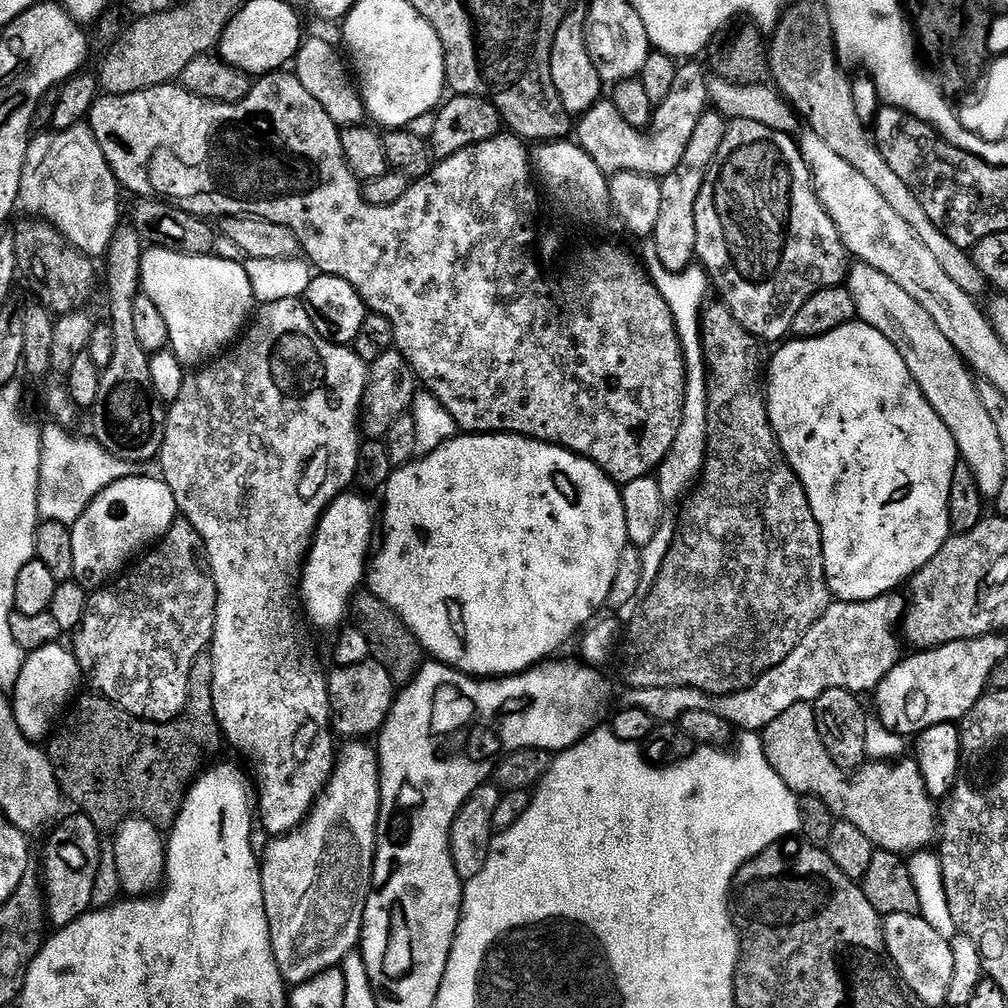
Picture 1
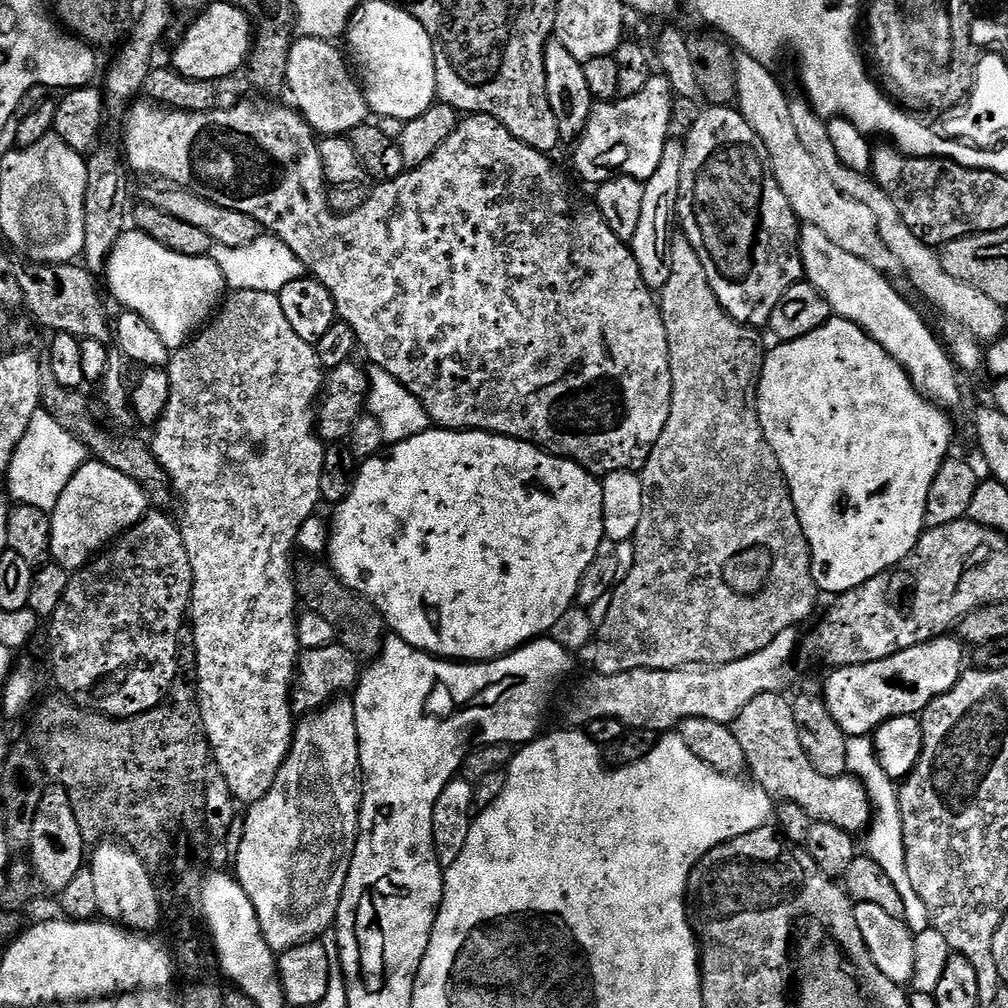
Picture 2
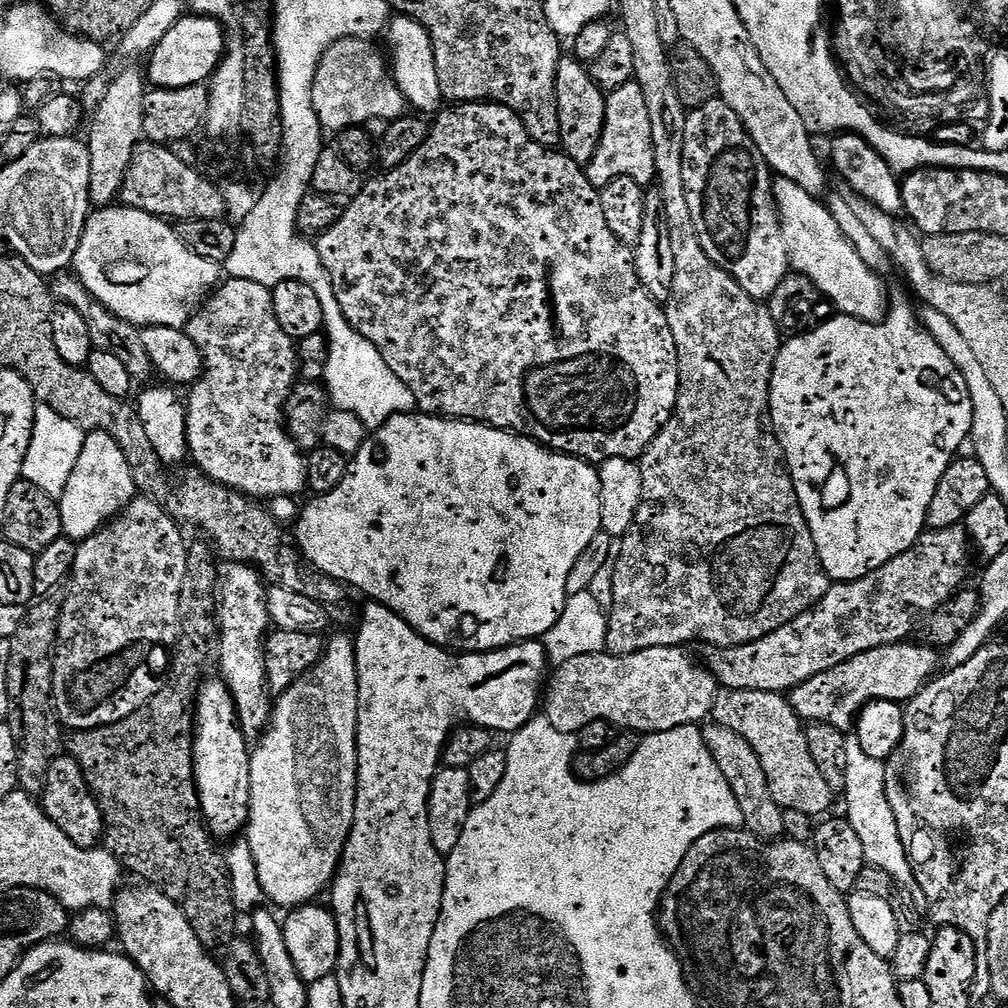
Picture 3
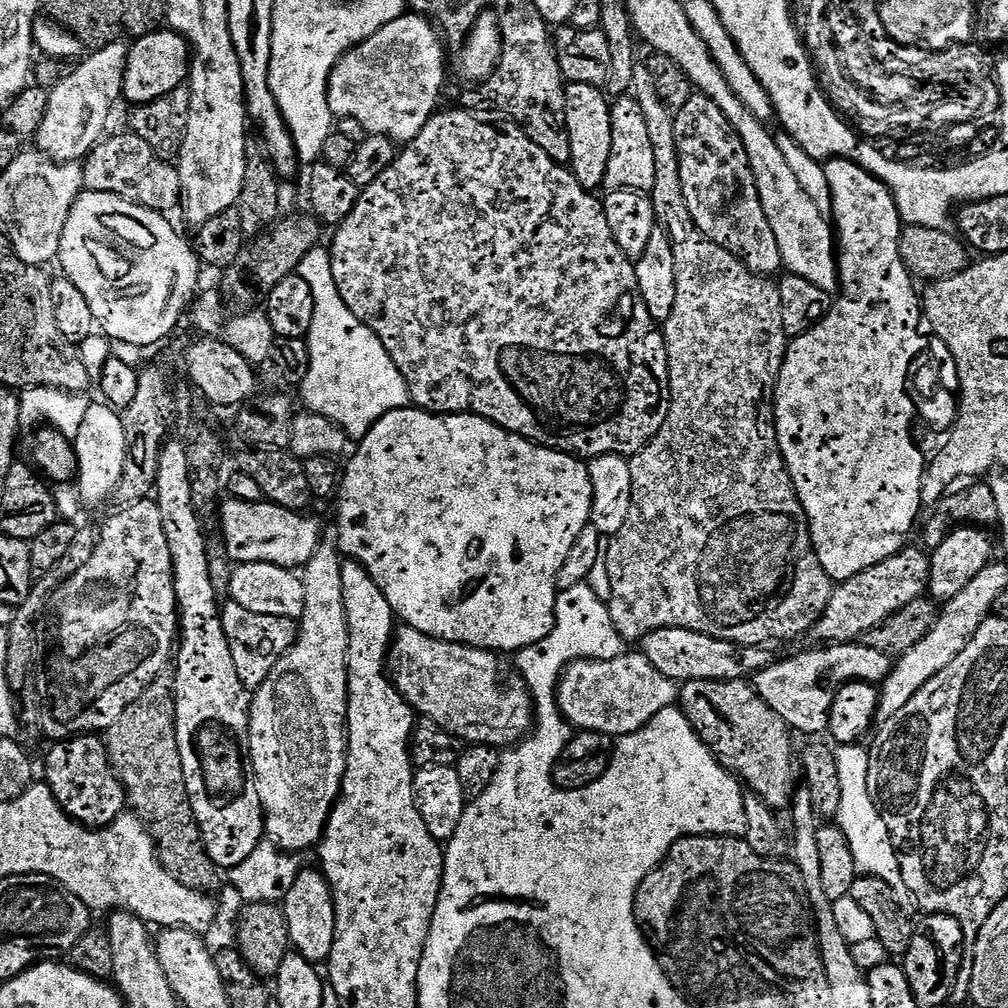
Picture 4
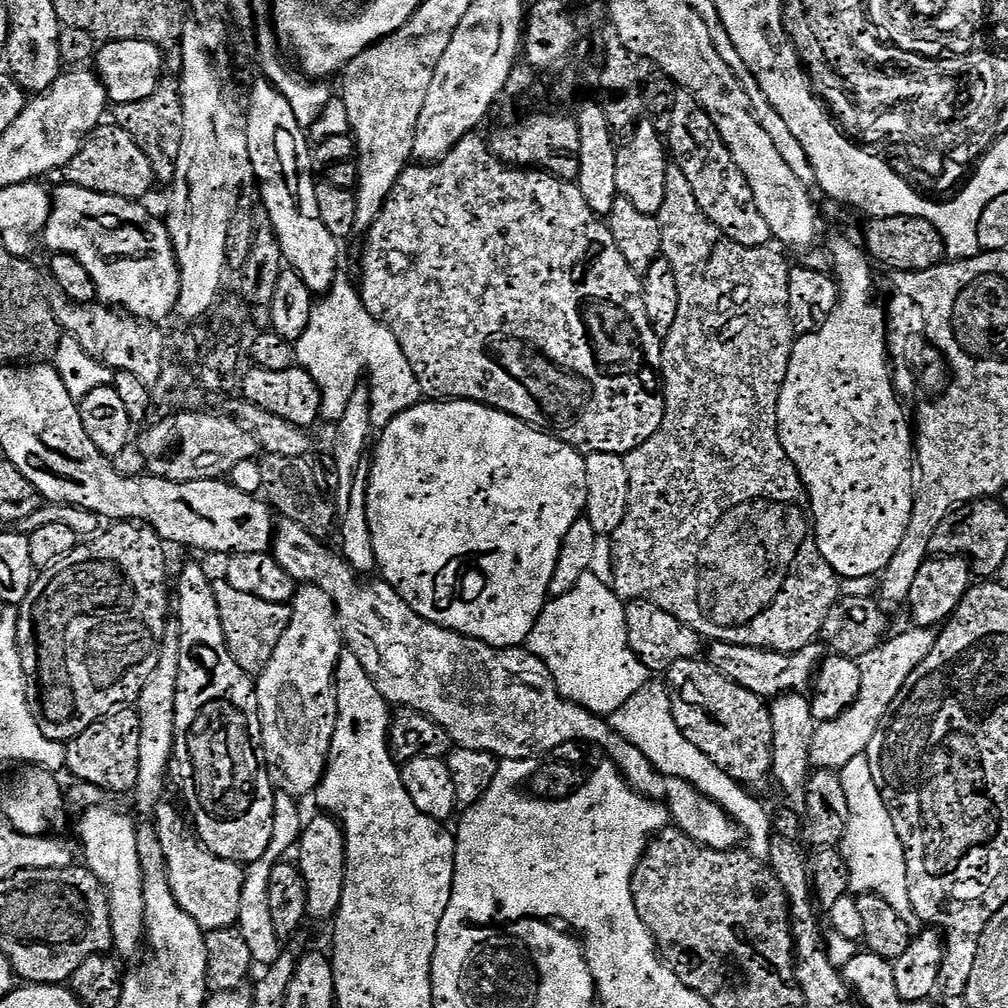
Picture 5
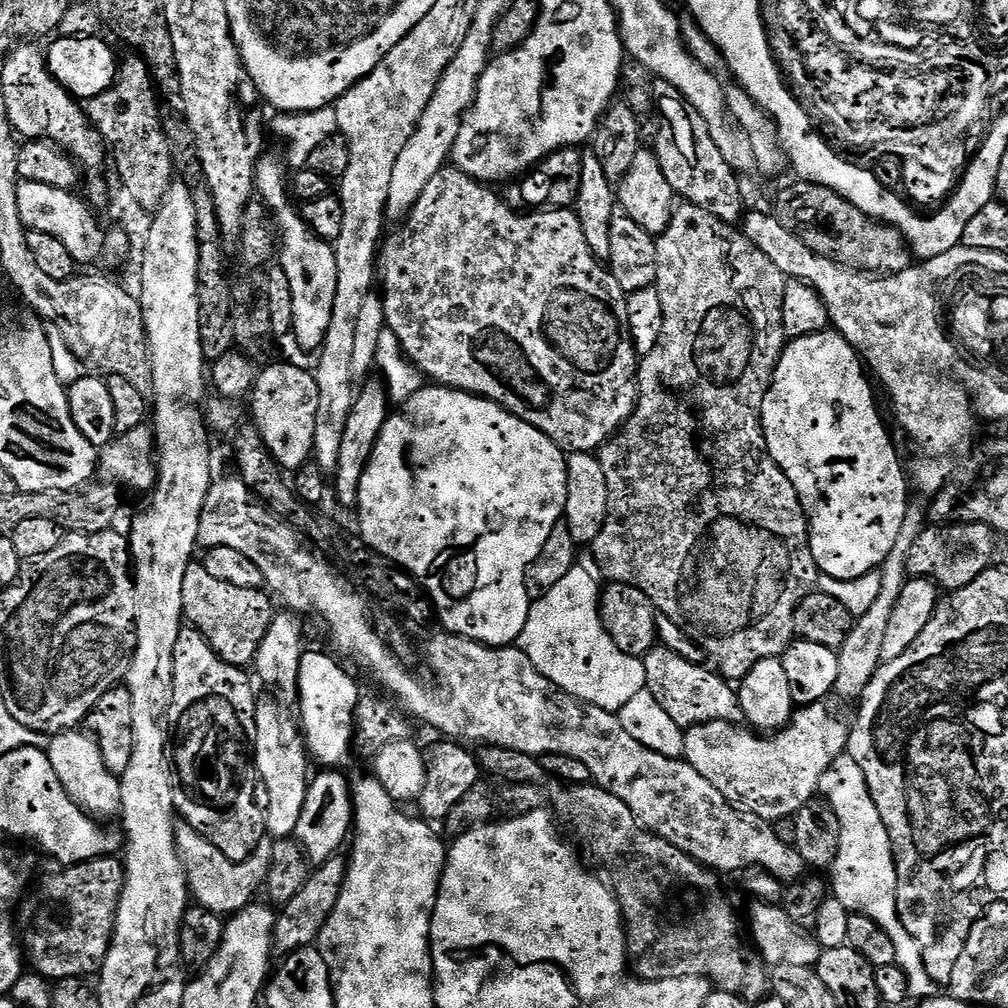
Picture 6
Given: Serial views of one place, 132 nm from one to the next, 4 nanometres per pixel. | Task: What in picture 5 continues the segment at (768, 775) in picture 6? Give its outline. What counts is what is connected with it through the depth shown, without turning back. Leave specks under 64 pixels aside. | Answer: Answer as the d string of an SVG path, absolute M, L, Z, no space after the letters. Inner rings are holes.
M909 629L892 639L889 637L865 657L855 701L835 719L815 725L808 747L808 758L813 769L838 772L867 751L870 739L885 721L889 708L904 688L910 674L933 648L936 636L931 629Z

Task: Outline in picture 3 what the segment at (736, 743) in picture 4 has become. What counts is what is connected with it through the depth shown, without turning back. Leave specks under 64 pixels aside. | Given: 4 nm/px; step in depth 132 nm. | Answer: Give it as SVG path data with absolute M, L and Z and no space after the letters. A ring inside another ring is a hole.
M728 690L717 699L710 716L715 723L741 735L753 747L769 779L773 800L785 813L797 812L800 816L819 818L831 813L828 811L834 799L832 788L826 778L822 778L822 770L818 770L810 754L805 725L781 693Z

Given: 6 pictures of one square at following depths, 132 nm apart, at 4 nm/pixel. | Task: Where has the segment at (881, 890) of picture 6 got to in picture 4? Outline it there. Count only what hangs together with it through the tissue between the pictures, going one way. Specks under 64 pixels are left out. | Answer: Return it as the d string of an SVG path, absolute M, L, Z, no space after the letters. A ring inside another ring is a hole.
M860 746L842 748L837 751L836 760L839 763L840 785L842 786L842 801L839 803L836 824L846 834L851 854L855 858L857 873L878 877L889 888L897 889L900 884L902 860L896 851L894 834L886 826L883 813L881 813L873 793L871 796L868 792L871 769L868 754L860 749ZM867 774L868 780L866 778Z

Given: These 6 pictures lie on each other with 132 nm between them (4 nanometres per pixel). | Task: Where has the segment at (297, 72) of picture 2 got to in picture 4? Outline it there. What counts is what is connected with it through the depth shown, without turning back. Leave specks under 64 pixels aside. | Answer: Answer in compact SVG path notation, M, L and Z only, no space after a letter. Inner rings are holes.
M405 14L390 22L390 26L382 26L378 34L356 48L351 48L334 66L328 79L328 101L333 117L354 118L368 134L389 136L400 146L408 144L437 111L436 103L439 102L440 91L444 88L443 47L445 45L437 25L427 16Z

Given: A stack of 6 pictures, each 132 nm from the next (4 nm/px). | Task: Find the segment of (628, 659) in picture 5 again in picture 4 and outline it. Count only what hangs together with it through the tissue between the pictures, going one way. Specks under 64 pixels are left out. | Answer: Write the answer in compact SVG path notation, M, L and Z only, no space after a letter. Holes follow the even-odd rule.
M585 582L570 590L560 592L556 598L556 624L550 630L550 634L546 638L542 638L542 642L538 642L534 646L526 646L521 652L515 653L514 660L520 667L517 668L519 675L523 676L524 683L533 689L550 688L550 690L556 690L565 668L576 660L614 659L625 651L625 641L620 639L618 630L610 618L607 603L603 599L600 601L599 594L590 585L591 583Z

